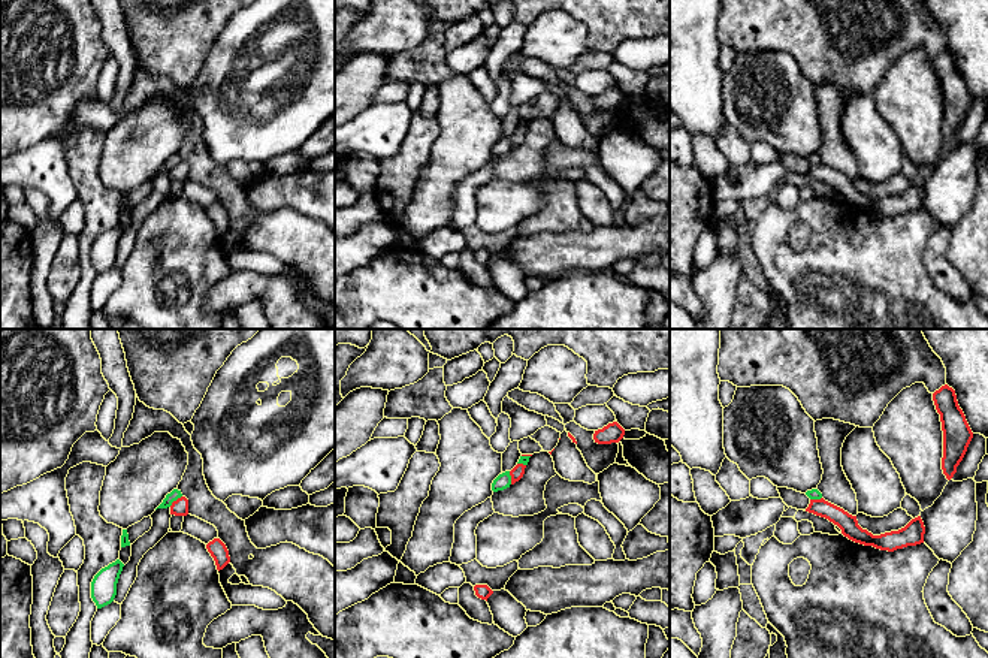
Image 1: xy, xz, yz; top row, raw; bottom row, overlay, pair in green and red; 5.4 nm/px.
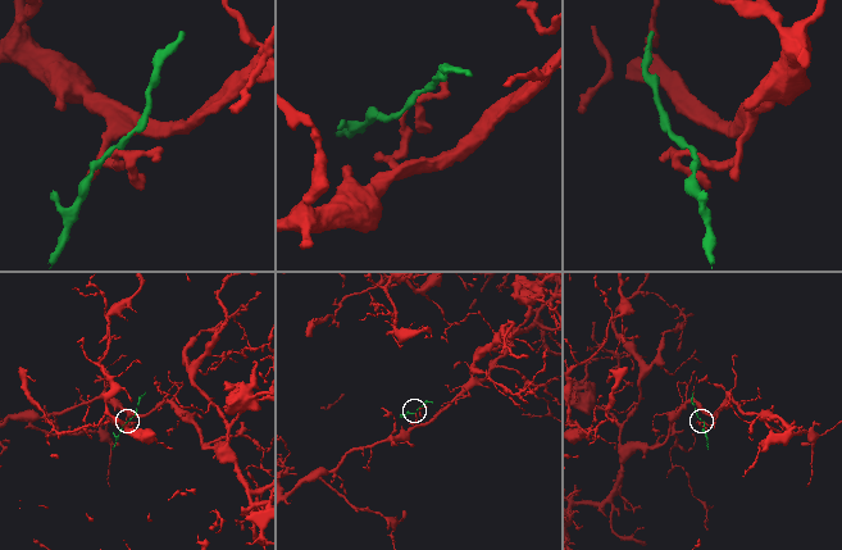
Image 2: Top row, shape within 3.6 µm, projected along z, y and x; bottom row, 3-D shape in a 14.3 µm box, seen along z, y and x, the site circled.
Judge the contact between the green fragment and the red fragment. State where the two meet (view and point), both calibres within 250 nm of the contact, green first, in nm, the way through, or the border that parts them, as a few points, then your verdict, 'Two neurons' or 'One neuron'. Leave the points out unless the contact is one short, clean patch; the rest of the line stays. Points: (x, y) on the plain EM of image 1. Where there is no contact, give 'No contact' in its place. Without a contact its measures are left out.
Touches green at xy (175, 165). Thickness 60 nm (green) against 90 nm. Boundary: xy (181, 160), (169, 171). Two neurons

